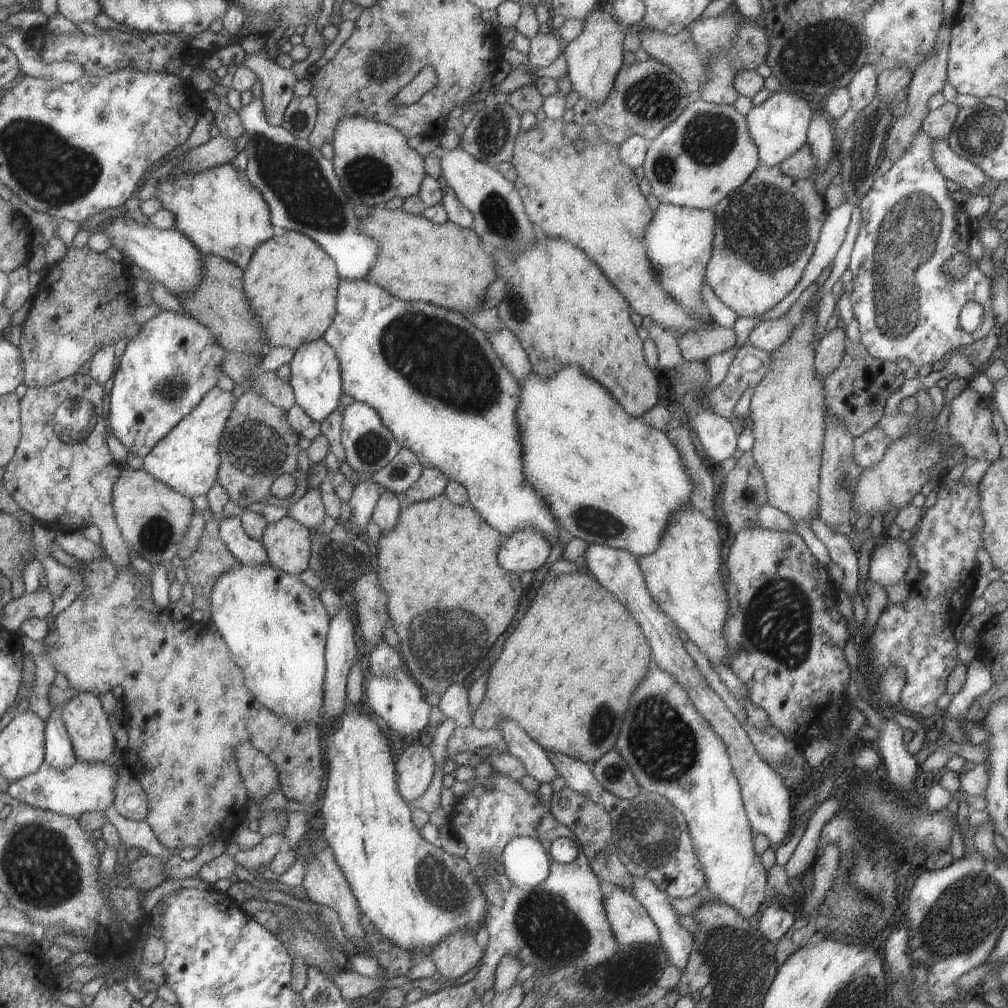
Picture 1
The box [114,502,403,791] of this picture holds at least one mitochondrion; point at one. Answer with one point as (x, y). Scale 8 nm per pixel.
(355, 560)

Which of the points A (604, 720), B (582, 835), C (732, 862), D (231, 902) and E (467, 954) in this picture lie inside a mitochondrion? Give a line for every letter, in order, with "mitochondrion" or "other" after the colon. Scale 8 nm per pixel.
A: mitochondrion
B: other
C: other
D: other
E: other

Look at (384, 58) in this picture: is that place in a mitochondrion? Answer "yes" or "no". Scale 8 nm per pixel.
yes

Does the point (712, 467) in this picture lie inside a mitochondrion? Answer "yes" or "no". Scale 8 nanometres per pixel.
no

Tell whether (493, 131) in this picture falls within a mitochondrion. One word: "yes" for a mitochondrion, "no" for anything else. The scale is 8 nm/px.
yes

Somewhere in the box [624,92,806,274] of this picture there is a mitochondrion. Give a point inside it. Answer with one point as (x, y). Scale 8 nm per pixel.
(708, 137)

